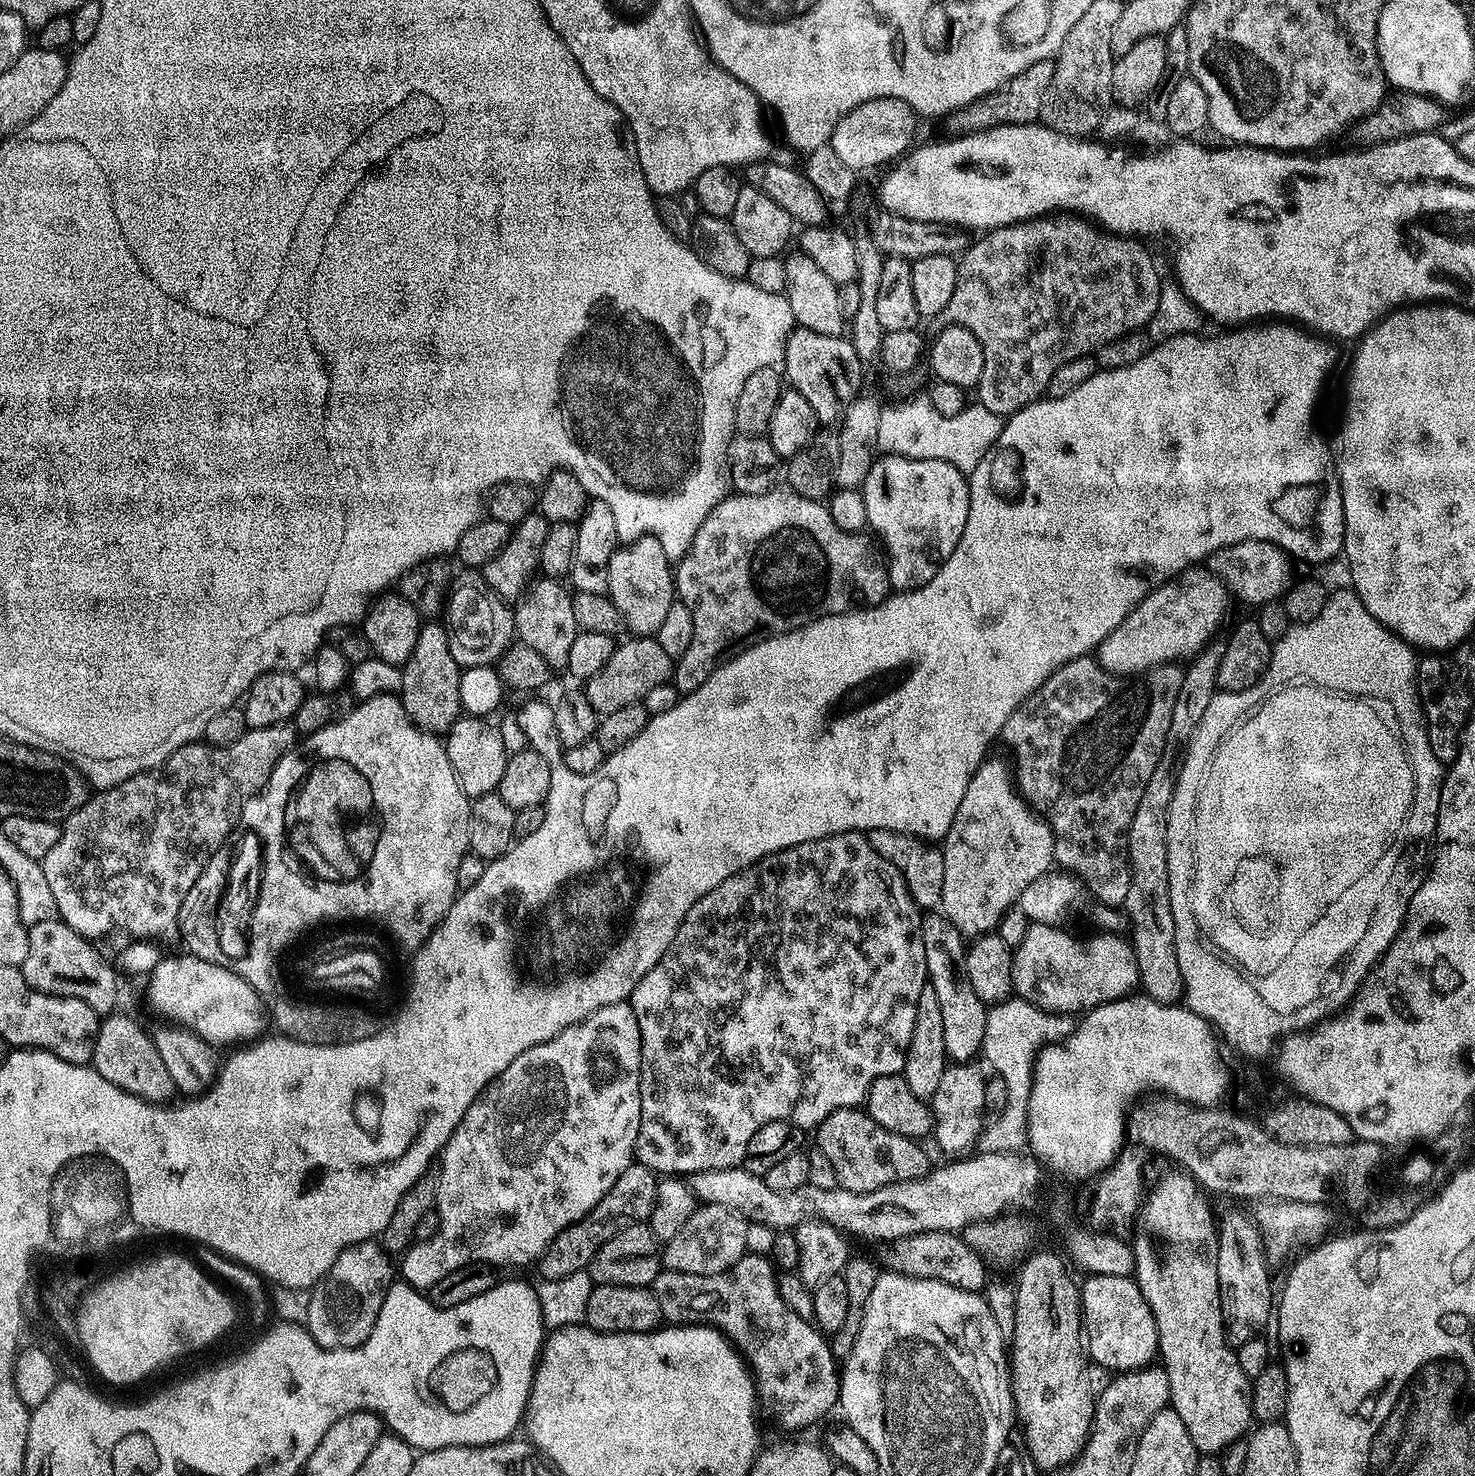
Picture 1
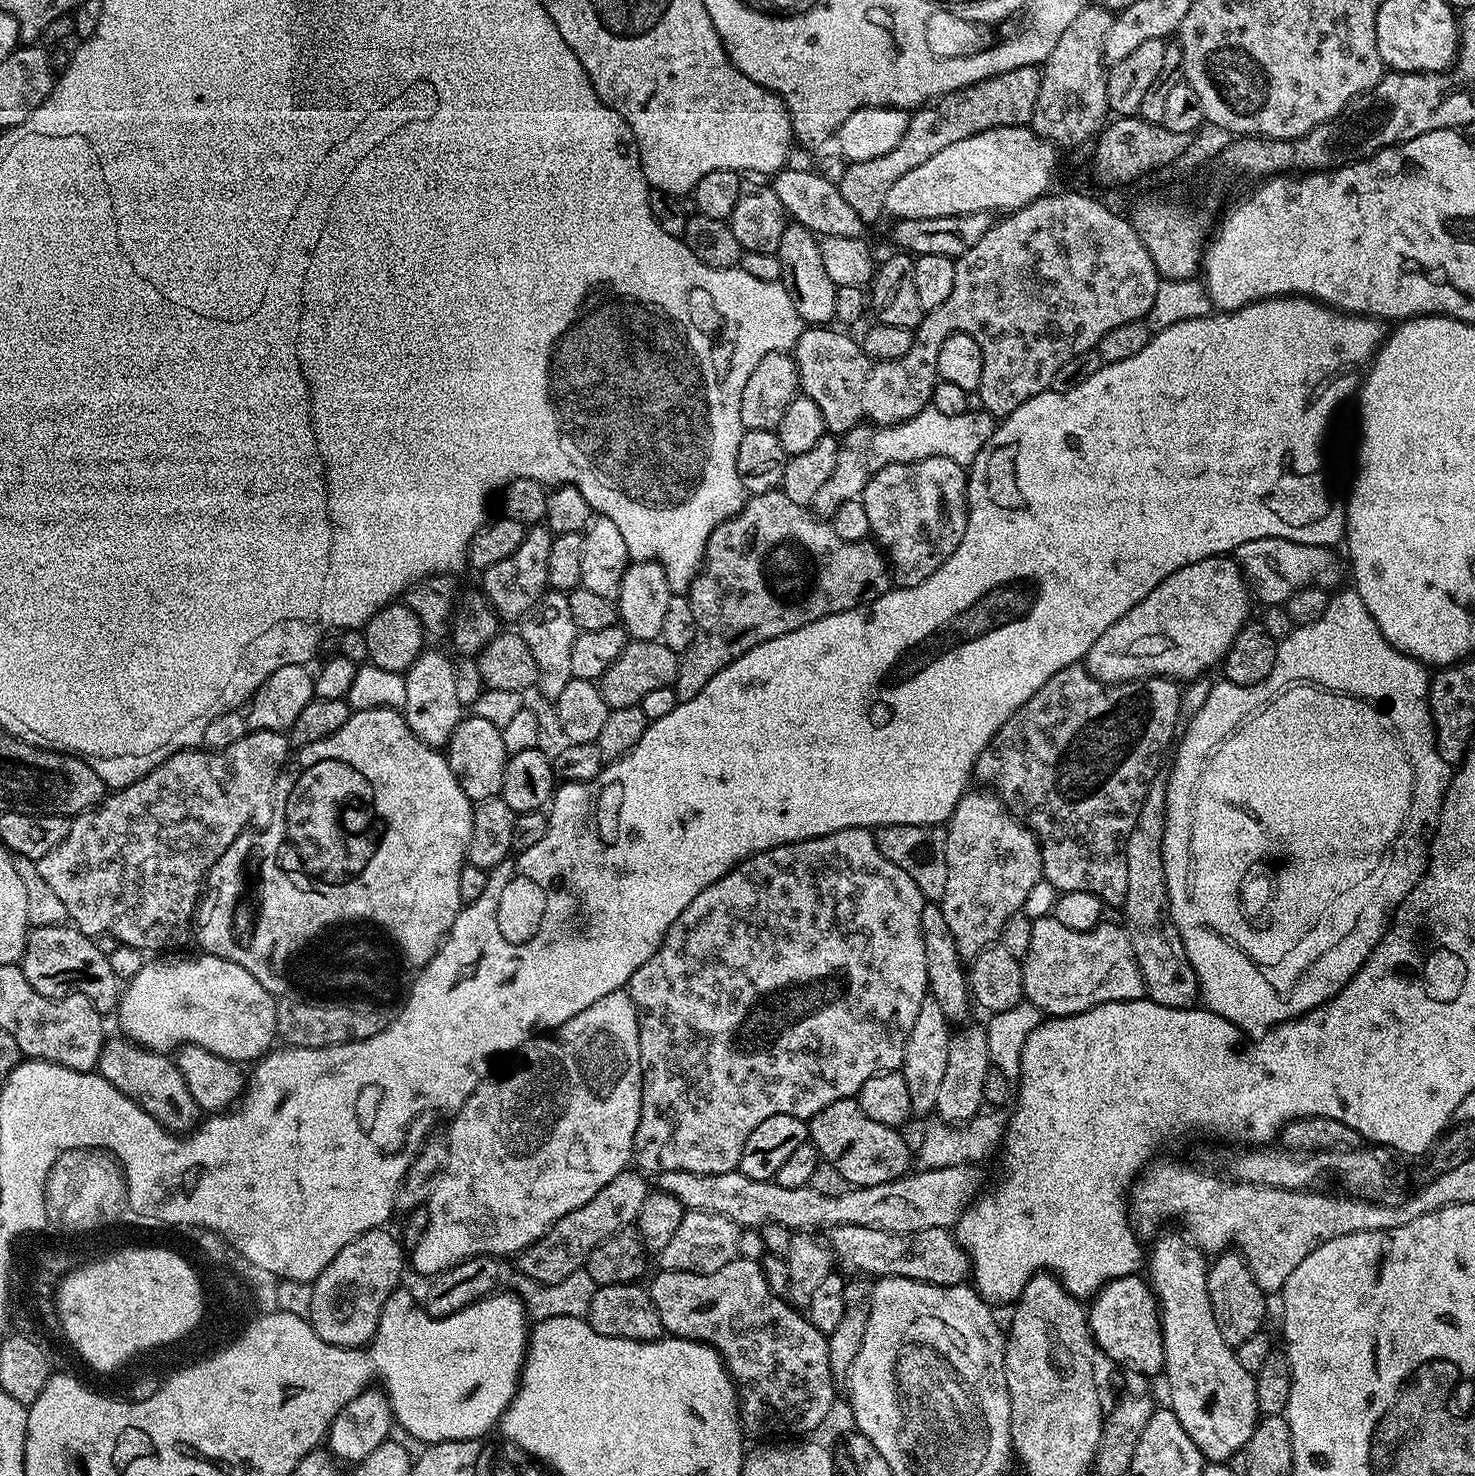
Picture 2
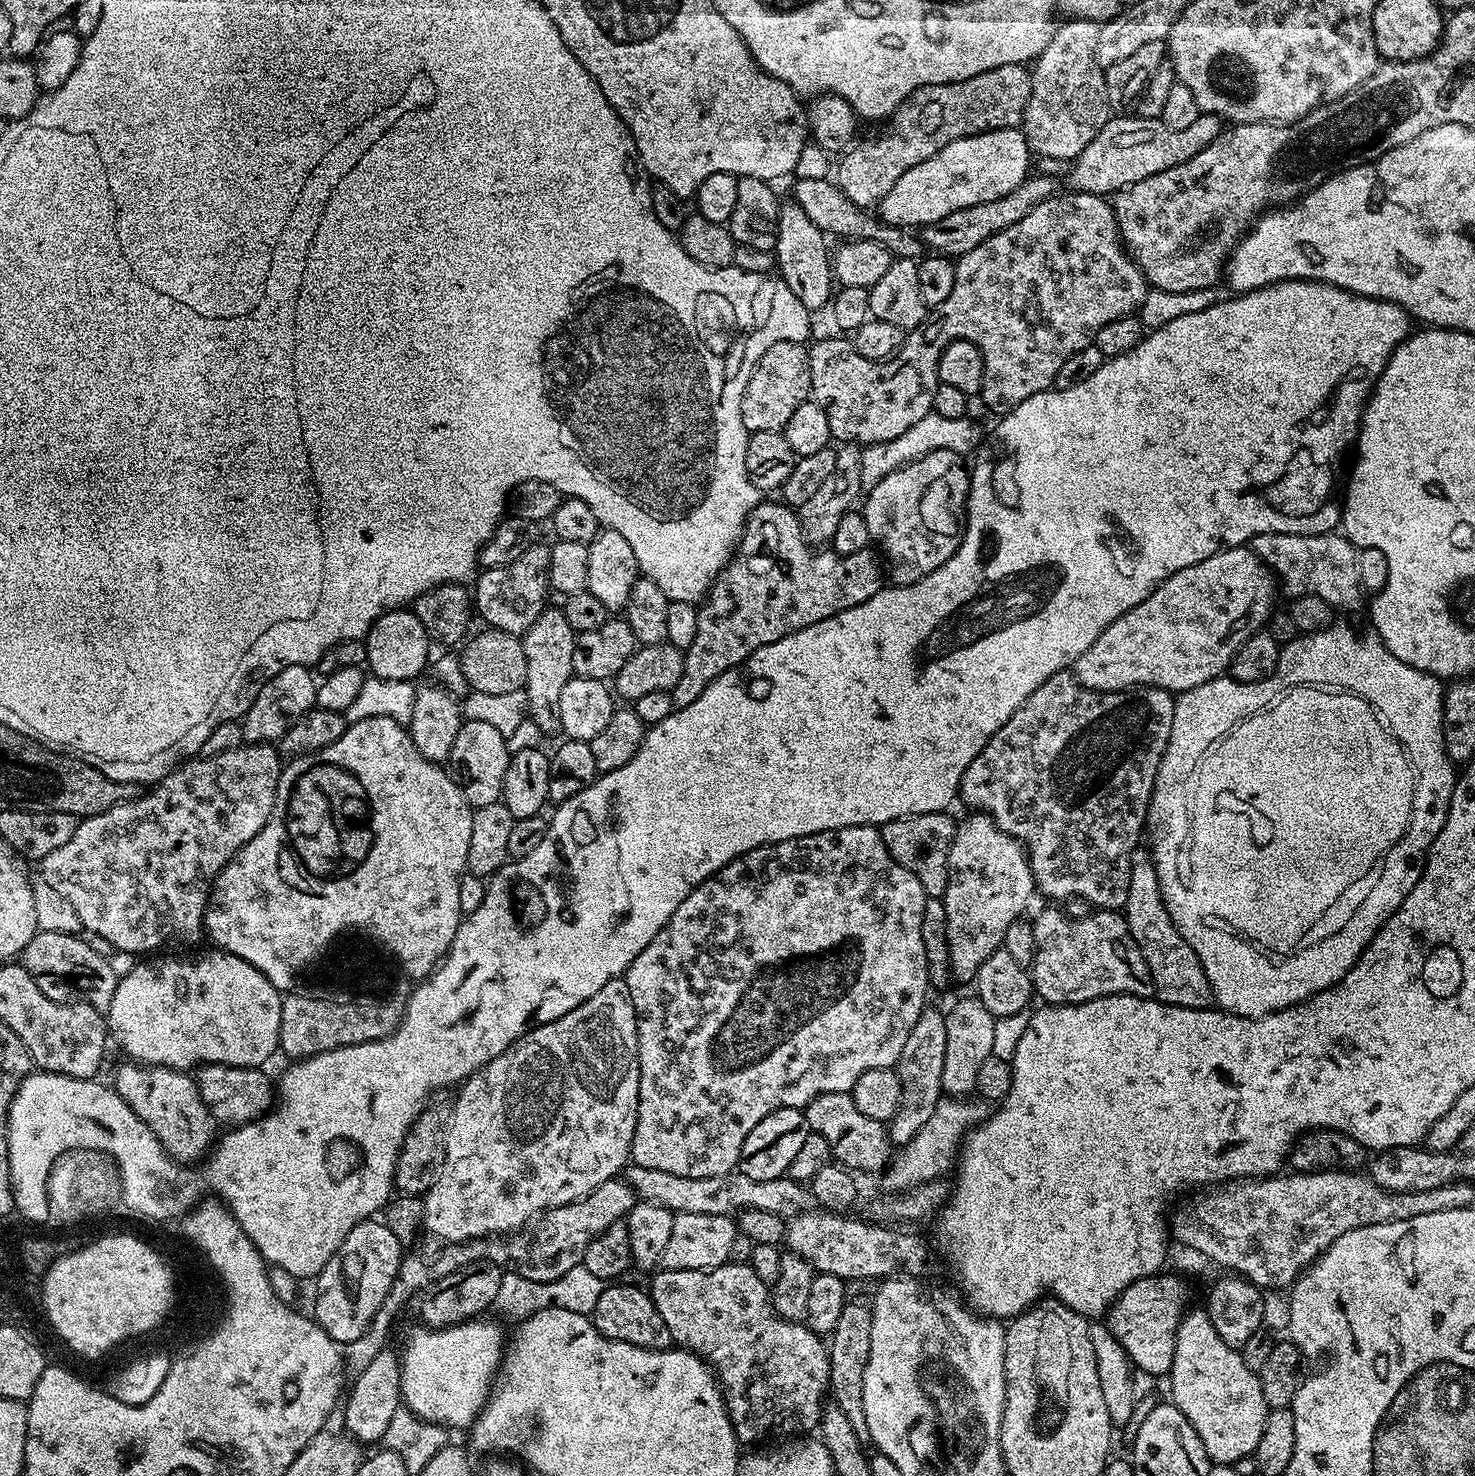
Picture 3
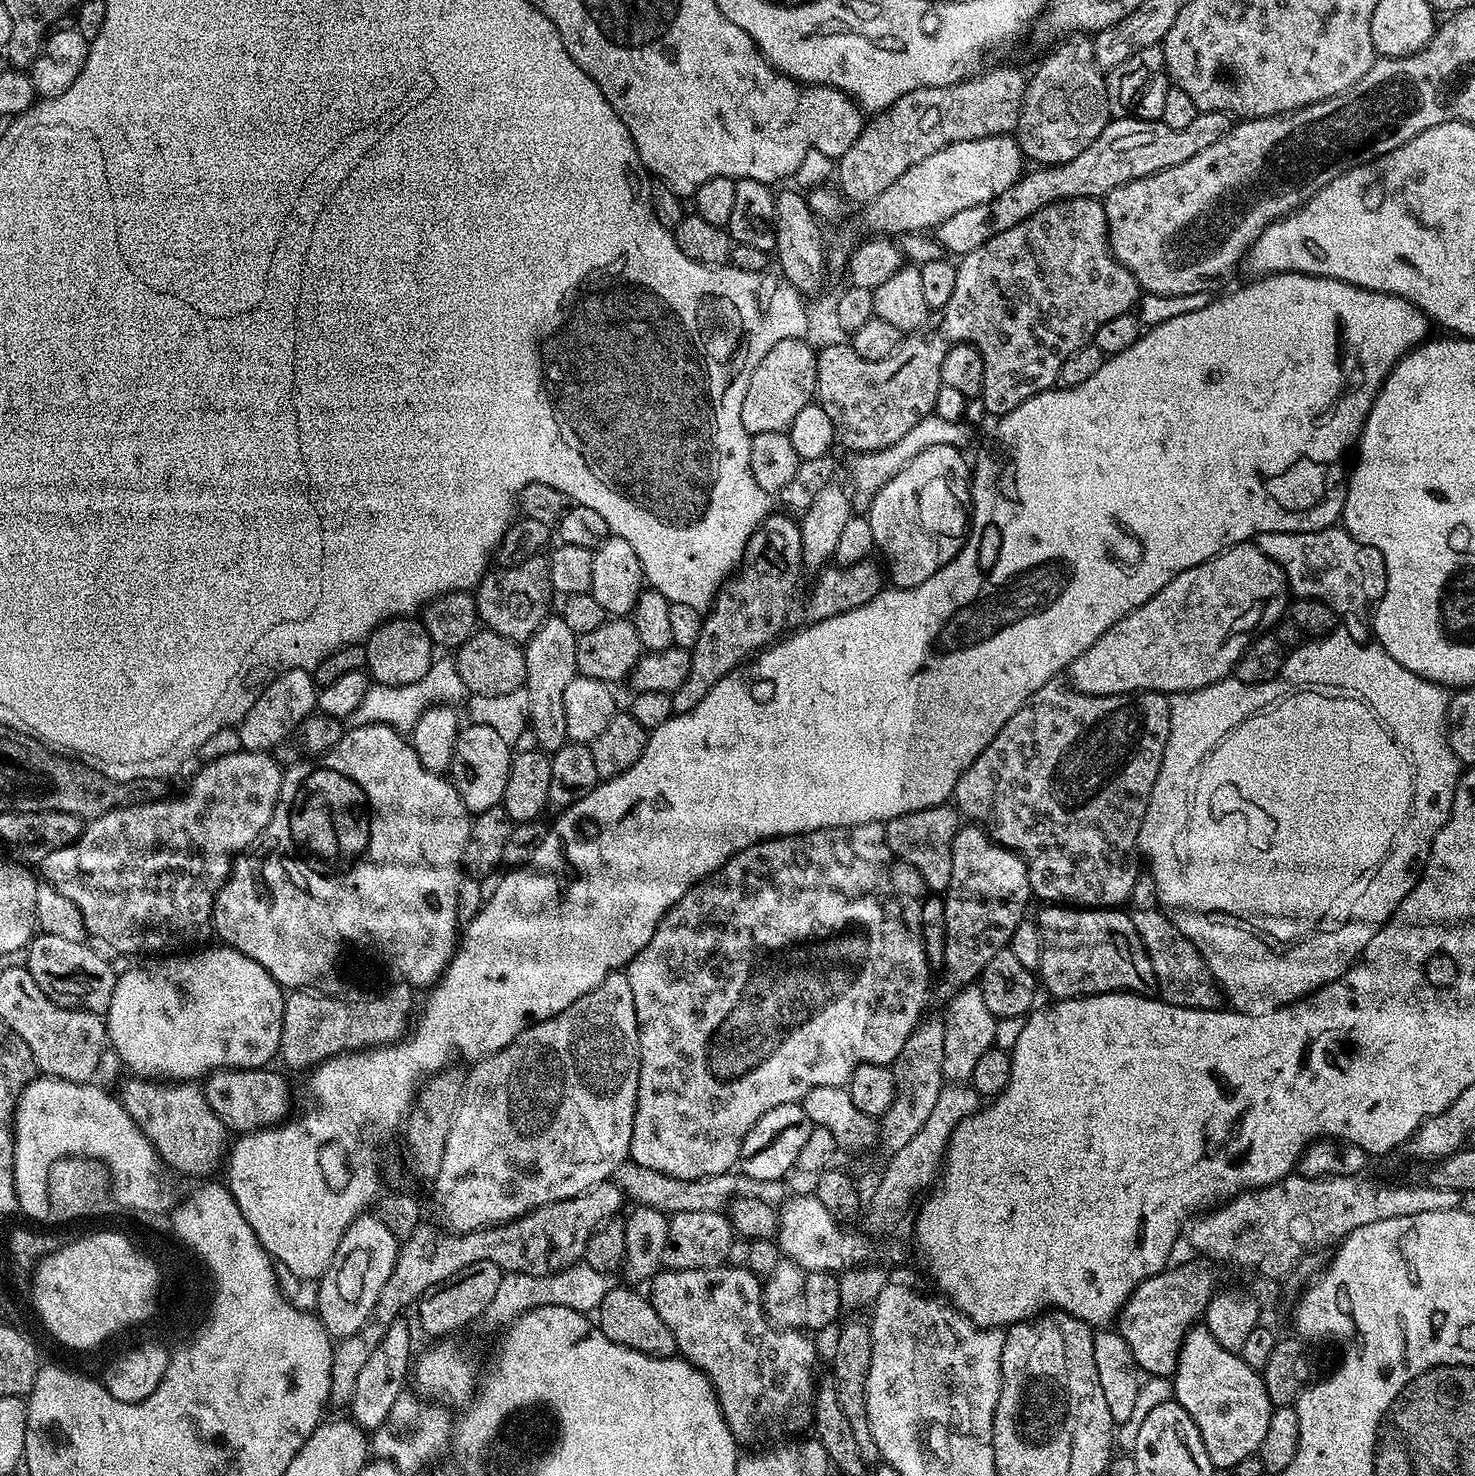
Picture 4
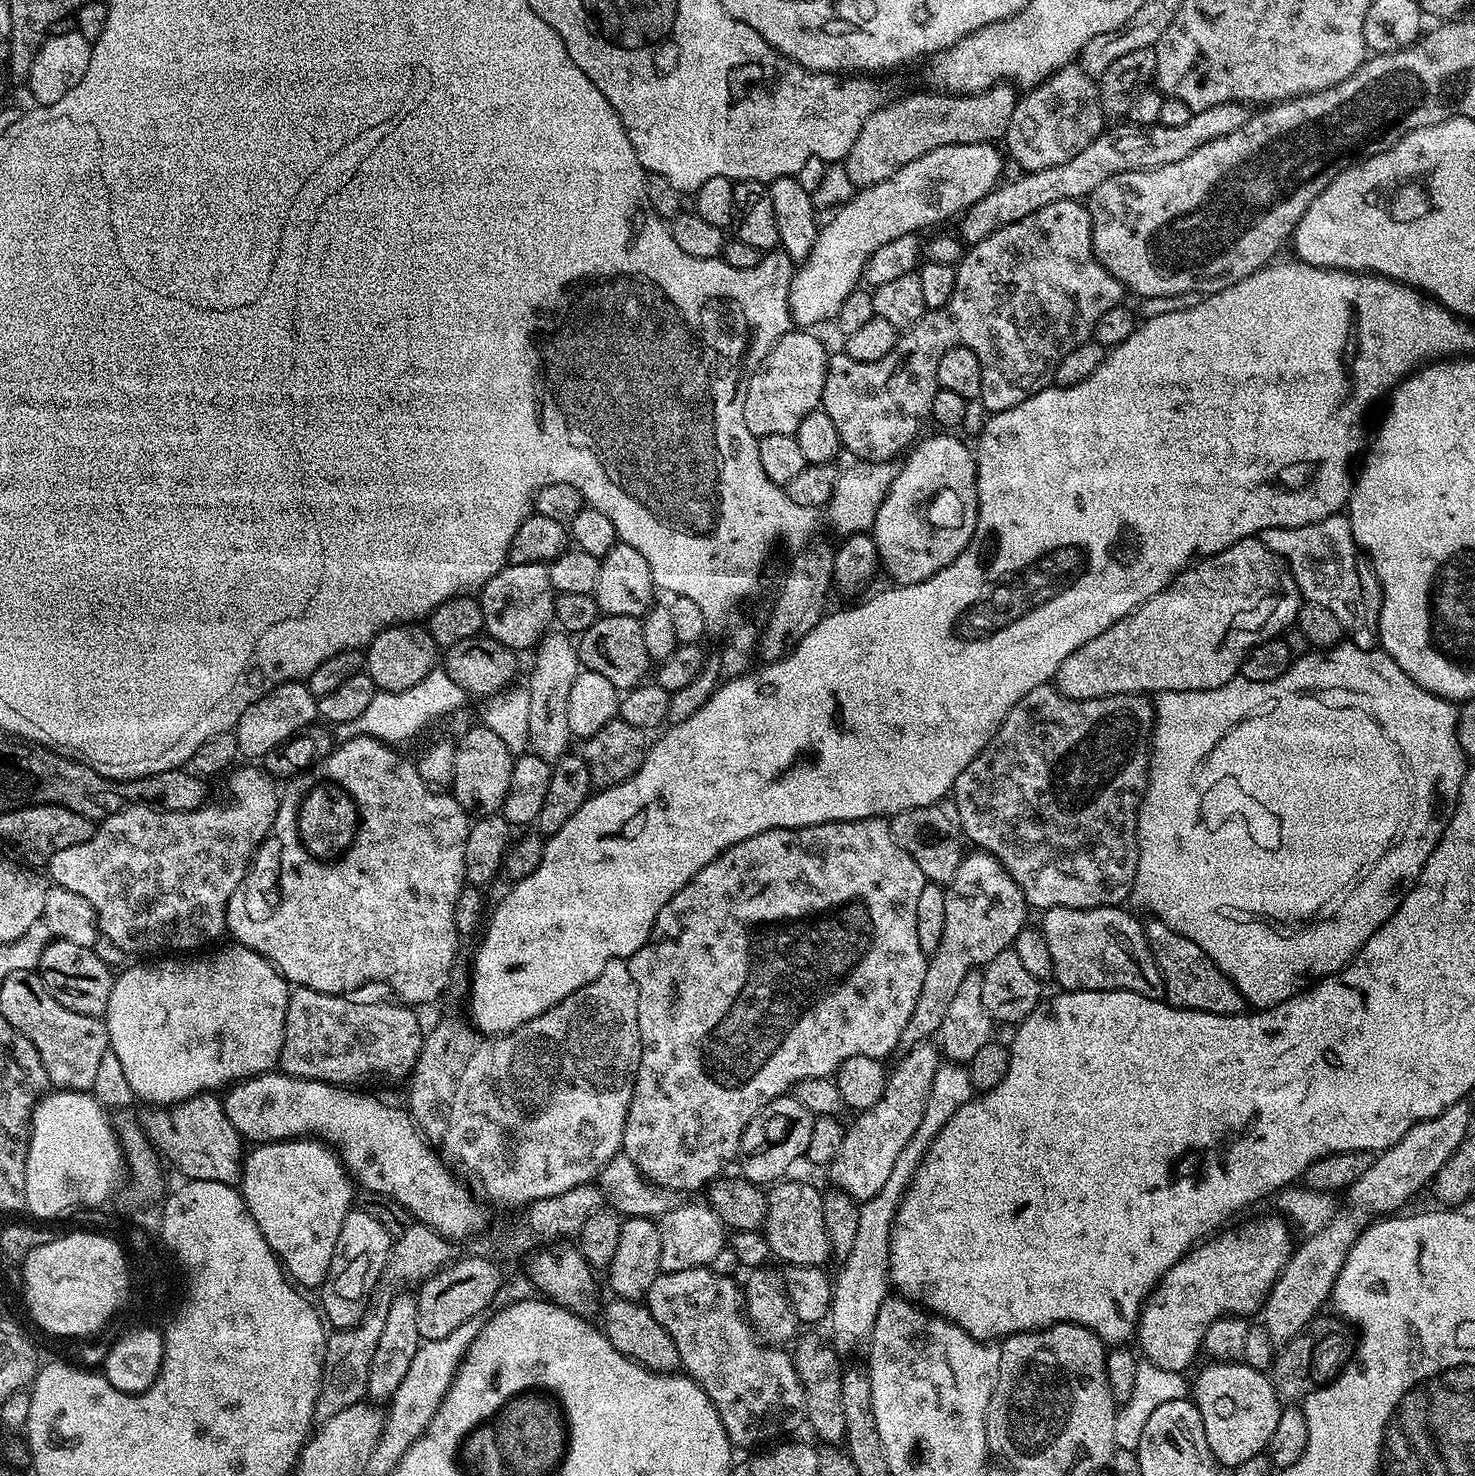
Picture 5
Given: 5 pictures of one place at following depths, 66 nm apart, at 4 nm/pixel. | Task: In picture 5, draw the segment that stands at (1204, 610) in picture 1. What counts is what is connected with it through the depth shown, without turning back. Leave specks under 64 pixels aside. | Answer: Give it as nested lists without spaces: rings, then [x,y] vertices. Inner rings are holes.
[[[1259,538],[1240,540],[1234,546],[1222,550],[1218,554],[1203,557],[1195,566],[1185,568],[1162,591],[1151,596],[1146,602],[1142,602],[1142,606],[1138,606],[1130,614],[1126,614],[1126,618],[1114,622],[1114,626],[1110,626],[1110,630],[1098,634],[1098,638],[1090,638],[1090,642],[1086,642],[1086,646],[1078,646],[1078,650],[1074,650],[1074,654],[1070,654],[1070,658],[1066,658],[1062,662],[1062,666],[1055,674],[1054,684],[1063,696],[1069,696],[1071,700],[1089,700],[1099,696],[1113,696],[1114,694],[1126,694],[1127,692],[1137,694],[1205,692],[1237,679],[1240,663],[1248,657],[1249,650],[1267,640],[1283,637],[1284,633],[1297,623],[1301,607],[1300,587],[1294,582],[1292,571],[1288,569],[1288,563],[1274,550],[1267,548]]]

